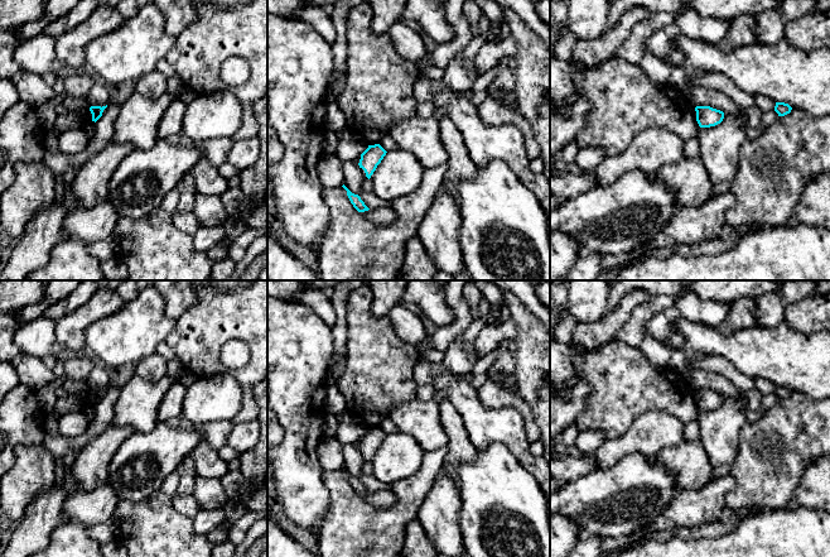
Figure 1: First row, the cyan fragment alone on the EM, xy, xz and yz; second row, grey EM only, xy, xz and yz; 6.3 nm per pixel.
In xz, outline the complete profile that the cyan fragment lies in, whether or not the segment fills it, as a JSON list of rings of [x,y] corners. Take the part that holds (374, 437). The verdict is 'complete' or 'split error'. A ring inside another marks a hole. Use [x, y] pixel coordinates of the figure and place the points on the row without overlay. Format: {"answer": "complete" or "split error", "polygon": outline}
{"answer": "complete", "polygon": [[[375,427],[368,428],[368,431],[361,437],[358,448],[365,453],[368,462],[371,461],[386,436],[387,434],[380,427]]]}

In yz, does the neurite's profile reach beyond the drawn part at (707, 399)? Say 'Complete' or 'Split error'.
Complete

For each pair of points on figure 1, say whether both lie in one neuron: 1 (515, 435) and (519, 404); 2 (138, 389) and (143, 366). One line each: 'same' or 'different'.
1: different
2: different

